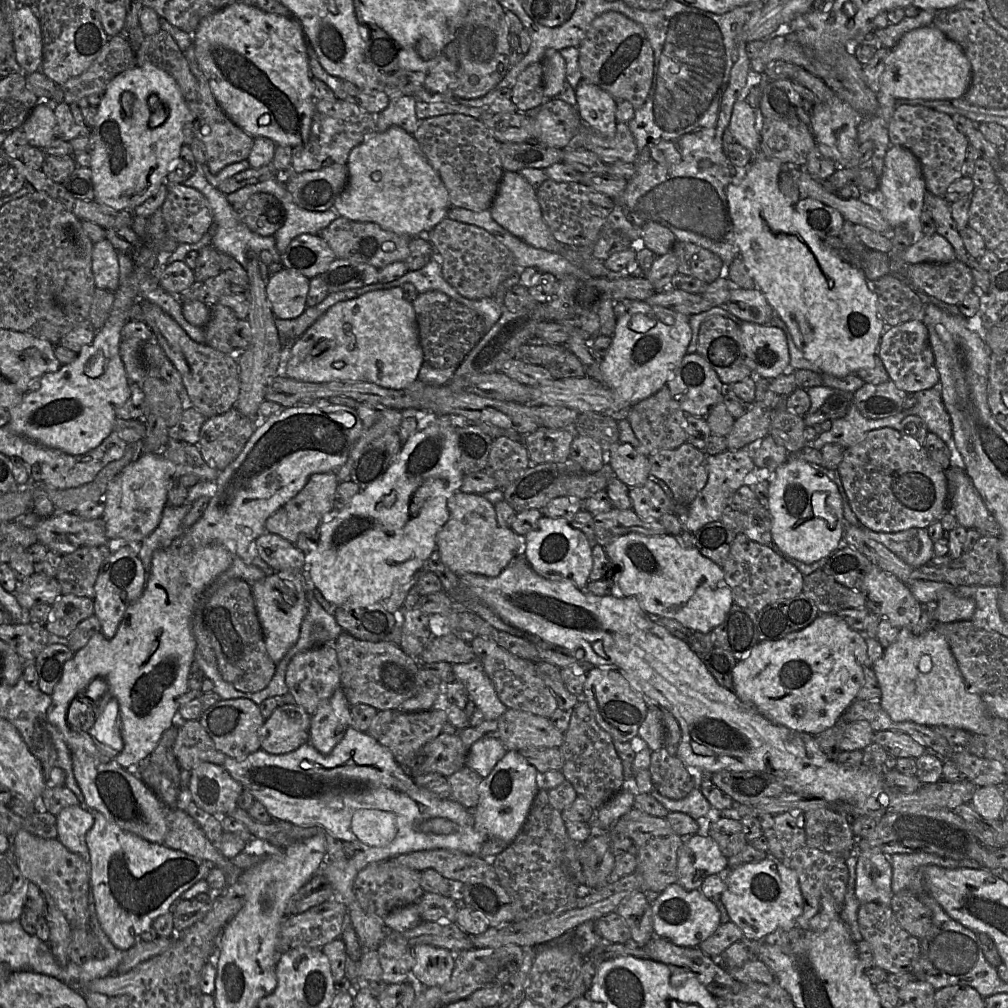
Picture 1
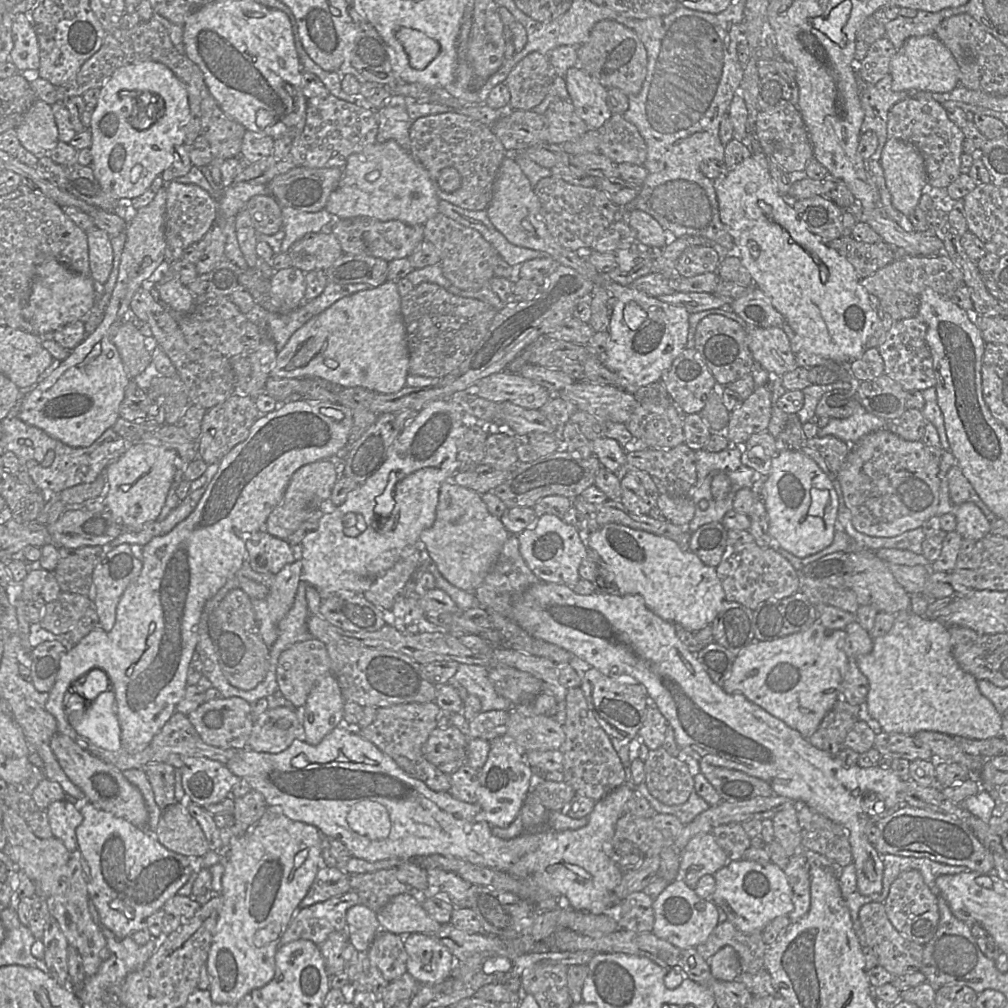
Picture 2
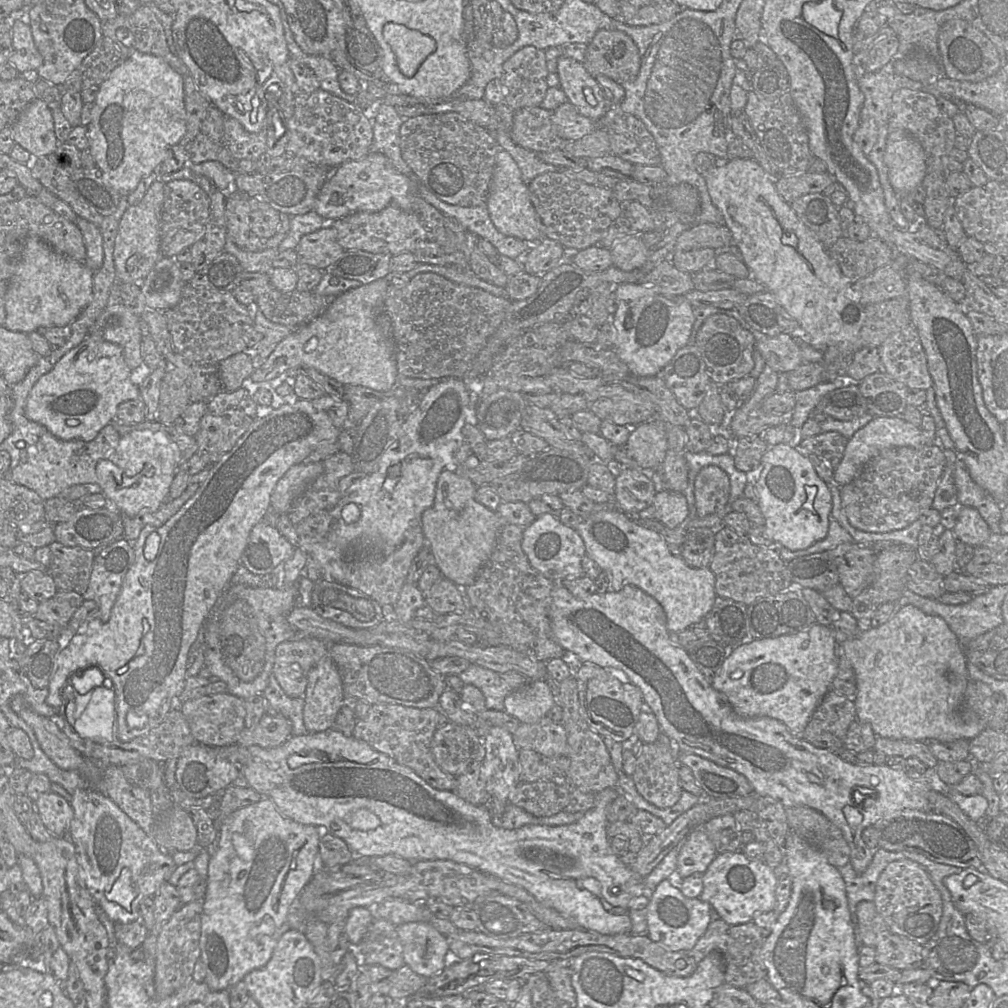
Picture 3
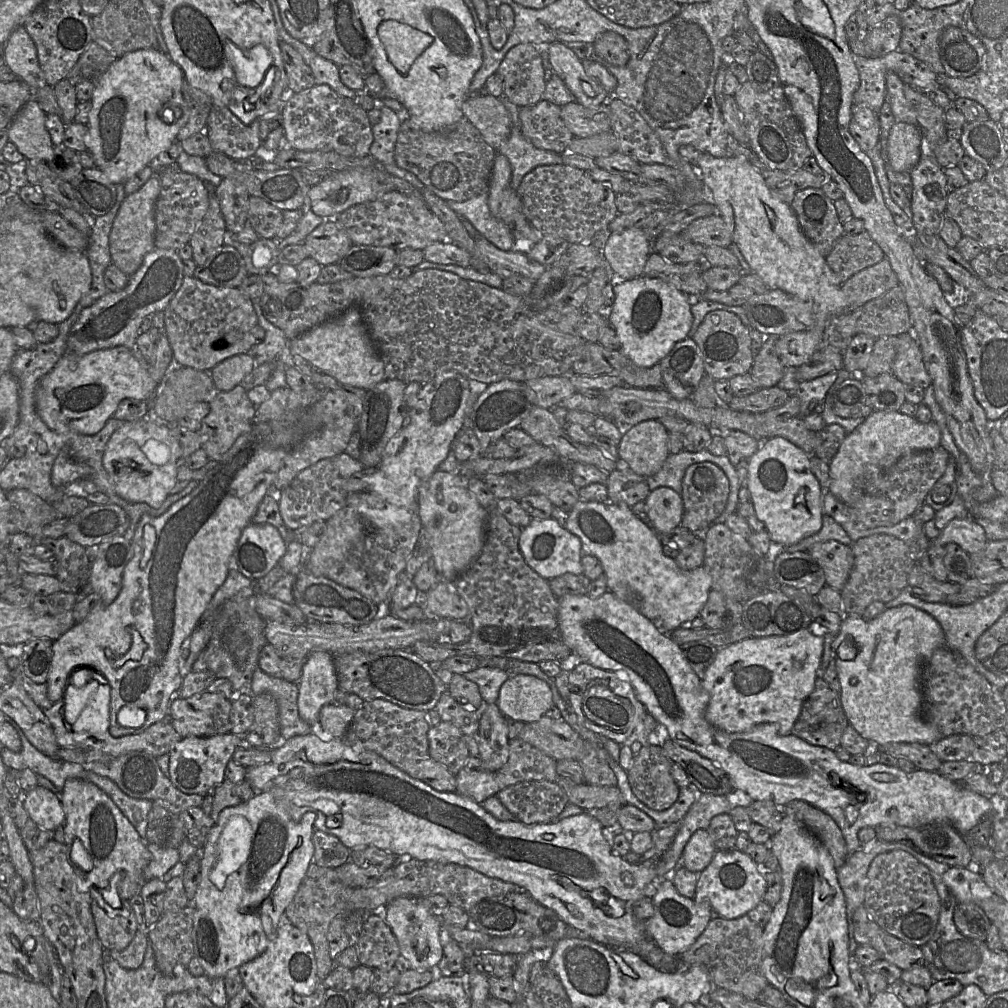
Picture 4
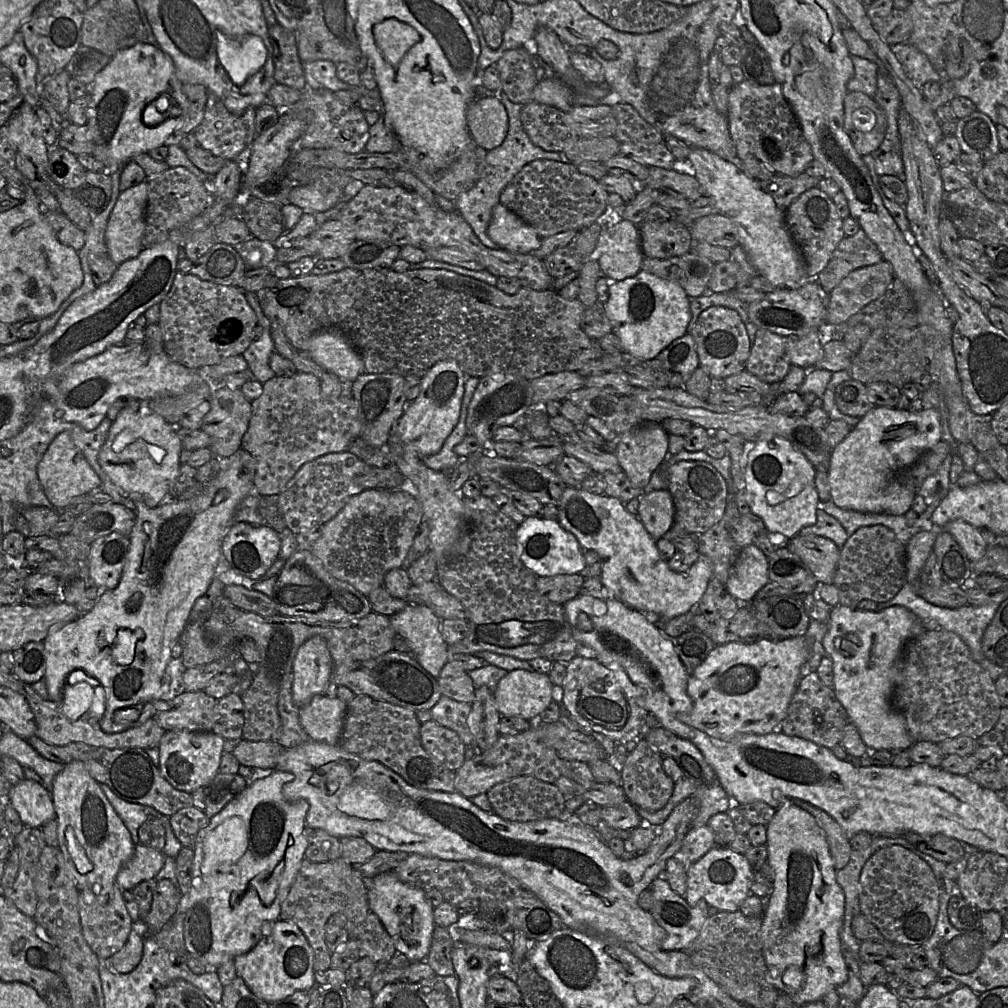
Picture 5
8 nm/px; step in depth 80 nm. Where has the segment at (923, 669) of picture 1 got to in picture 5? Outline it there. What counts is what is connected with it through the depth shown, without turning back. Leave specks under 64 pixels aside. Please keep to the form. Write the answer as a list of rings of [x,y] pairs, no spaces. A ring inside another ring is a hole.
[[[839,604],[831,609],[830,617],[827,622],[827,625],[828,625],[828,630],[823,637],[822,645],[825,651],[825,656],[829,657],[832,661],[833,691],[835,693],[836,698],[838,699],[838,701],[846,711],[846,714],[848,716],[848,721],[852,722],[856,726],[856,728],[860,733],[862,741],[870,750],[887,750],[890,752],[898,752],[898,751],[910,749],[914,745],[915,740],[908,732],[904,716],[893,709],[891,705],[891,695],[893,691],[895,674],[896,674],[896,662],[898,660],[898,657],[900,655],[904,643],[909,639],[919,635],[926,629],[919,622],[915,614],[903,606],[892,606],[881,611],[866,612],[857,609],[851,609],[849,607],[842,606]]]

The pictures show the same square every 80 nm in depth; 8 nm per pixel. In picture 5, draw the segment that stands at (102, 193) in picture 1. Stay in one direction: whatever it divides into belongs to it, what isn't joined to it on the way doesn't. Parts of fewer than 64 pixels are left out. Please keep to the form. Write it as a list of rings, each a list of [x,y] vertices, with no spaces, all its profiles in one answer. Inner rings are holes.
[[[140,42],[131,47],[128,47],[128,48],[118,51],[113,57],[111,57],[108,64],[101,71],[99,71],[97,73],[93,84],[90,86],[91,98],[90,98],[90,102],[89,102],[89,105],[87,108],[87,118],[88,118],[87,126],[90,129],[90,134],[92,135],[92,139],[95,143],[95,150],[93,151],[93,157],[95,157],[97,160],[101,161],[104,164],[105,170],[107,172],[114,172],[116,170],[121,169],[124,164],[126,164],[128,161],[132,160],[133,157],[136,156],[137,154],[148,153],[153,148],[159,147],[161,145],[168,145],[170,143],[179,144],[178,137],[184,136],[184,135],[173,135],[173,133],[174,133],[174,130],[178,126],[181,126],[183,124],[183,122],[189,112],[189,102],[188,102],[187,97],[185,96],[185,94],[182,91],[182,85],[183,85],[183,82],[179,79],[179,77],[177,75],[176,66],[173,63],[173,61],[171,60],[171,58],[166,53],[164,53],[157,44],[151,45],[151,44],[148,44],[145,42]],[[163,94],[168,94],[168,96],[172,99],[172,101],[175,102],[180,107],[181,114],[178,116],[172,116],[171,112],[170,112],[171,110],[167,110],[163,113],[164,119],[162,122],[155,124],[155,125],[146,123],[144,121],[144,109],[146,108],[147,105],[149,105],[151,102],[153,102],[159,96],[161,96]]]

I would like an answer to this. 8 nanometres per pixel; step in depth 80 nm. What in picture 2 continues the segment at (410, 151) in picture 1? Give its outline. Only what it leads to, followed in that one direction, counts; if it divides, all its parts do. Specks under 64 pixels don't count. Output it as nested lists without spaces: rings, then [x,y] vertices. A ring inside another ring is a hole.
[[[394,140],[375,142],[351,154],[342,169],[337,187],[325,208],[335,218],[368,216],[380,221],[399,220],[408,225],[424,225],[438,211],[439,198],[427,171]]]

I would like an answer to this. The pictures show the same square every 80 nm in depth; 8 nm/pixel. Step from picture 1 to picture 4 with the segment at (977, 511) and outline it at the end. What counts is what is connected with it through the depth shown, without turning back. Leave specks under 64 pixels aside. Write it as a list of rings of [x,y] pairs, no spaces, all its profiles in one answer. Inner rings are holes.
[[[973,517],[953,519],[932,540],[935,544],[953,542],[959,545],[968,554],[980,551],[988,542],[984,528]]]

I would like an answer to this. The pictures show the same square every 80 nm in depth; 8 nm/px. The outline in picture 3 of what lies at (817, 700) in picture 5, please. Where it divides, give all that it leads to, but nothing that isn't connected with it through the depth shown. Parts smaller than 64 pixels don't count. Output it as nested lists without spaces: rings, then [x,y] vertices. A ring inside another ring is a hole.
[[[831,689],[811,715],[802,738],[817,748],[836,752],[843,747],[848,728],[855,720],[853,701]]]

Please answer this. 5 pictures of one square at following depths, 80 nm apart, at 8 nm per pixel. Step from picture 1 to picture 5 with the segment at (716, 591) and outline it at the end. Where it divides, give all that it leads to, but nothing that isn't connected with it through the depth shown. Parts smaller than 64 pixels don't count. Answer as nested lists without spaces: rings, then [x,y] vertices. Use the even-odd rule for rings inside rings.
[[[566,486],[557,508],[560,525],[576,537],[582,549],[594,550],[600,556],[602,560],[600,579],[613,597],[643,614],[653,613],[663,619],[672,619],[695,609],[713,578],[713,563],[709,557],[700,555],[685,572],[672,571],[667,561],[661,558],[656,539],[651,537],[638,517],[629,513],[619,499],[605,494],[595,495]]]

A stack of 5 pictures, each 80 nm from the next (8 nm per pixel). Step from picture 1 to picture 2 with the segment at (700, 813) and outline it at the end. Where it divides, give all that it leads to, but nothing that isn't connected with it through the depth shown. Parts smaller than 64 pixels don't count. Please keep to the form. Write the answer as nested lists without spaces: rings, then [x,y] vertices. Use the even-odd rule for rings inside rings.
[[[645,783],[634,786],[633,790],[644,797],[658,814],[676,816],[684,825],[690,823],[697,815],[710,807],[695,791],[682,804],[665,805],[650,794]]]

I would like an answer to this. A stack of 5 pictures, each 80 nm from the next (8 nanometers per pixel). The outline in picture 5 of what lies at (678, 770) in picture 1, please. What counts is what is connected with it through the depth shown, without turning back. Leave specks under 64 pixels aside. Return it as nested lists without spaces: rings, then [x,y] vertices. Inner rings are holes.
[[[640,739],[621,767],[621,786],[626,800],[632,805],[647,811],[658,811],[669,801],[674,788],[672,781],[664,772],[663,756],[644,739]]]

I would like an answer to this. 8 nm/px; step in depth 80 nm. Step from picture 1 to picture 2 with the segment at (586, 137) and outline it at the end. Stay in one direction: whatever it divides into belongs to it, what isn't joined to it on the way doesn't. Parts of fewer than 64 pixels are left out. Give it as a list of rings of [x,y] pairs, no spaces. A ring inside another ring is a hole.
[[[612,114],[598,130],[601,134],[599,153],[617,164],[643,165],[646,143],[637,127],[621,114]]]

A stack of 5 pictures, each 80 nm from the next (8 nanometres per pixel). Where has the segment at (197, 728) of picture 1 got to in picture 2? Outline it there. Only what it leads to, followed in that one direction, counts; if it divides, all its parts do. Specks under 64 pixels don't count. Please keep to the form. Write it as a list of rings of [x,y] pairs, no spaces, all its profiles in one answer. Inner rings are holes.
[[[177,710],[166,722],[163,728],[154,736],[153,740],[148,744],[148,746],[142,751],[129,753],[123,748],[120,748],[119,750],[108,750],[97,746],[88,740],[89,739],[78,734],[75,742],[95,757],[115,766],[121,771],[127,769],[145,769],[148,764],[155,762],[163,762],[171,764],[175,768],[181,768],[186,762],[186,759],[191,757],[206,757],[226,764],[233,759],[240,752],[240,750],[242,750],[236,748],[223,749],[205,743],[188,717]]]

